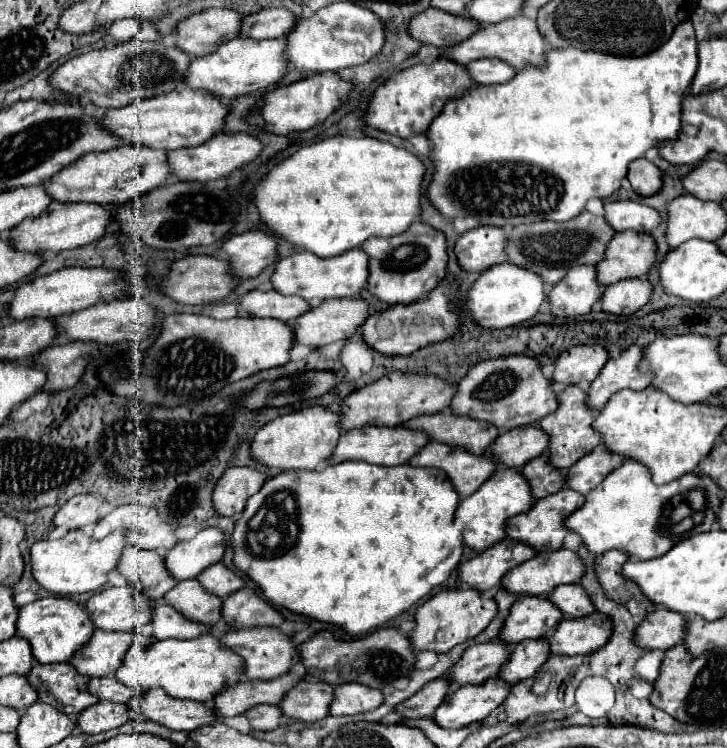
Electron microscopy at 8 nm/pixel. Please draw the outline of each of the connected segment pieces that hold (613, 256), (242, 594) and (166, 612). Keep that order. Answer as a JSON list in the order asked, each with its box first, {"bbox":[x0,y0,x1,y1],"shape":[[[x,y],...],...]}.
[{"bbox":[596,232,656,286],"shape":[[[616,232],[616,236],[608,242],[608,252],[606,252],[604,260],[600,264],[596,264],[598,284],[608,286],[608,284],[616,284],[624,278],[646,276],[646,272],[650,270],[654,260],[656,260],[656,244],[650,234],[646,234],[646,232],[644,234],[642,232]]]},{"bbox":[222,588,284,628],"shape":[[[242,588],[224,600],[222,618],[232,628],[254,628],[254,626],[278,628],[284,622],[284,616],[250,588]]]},{"bbox":[152,600,212,640],"shape":[[[160,600],[158,604],[154,606],[154,612],[152,612],[152,616],[154,616],[152,618],[152,636],[156,640],[164,640],[164,638],[192,640],[192,638],[212,632],[212,628],[200,628],[198,624],[184,620],[184,616],[180,616],[180,612],[172,610],[170,604],[164,604],[164,600]]]}]

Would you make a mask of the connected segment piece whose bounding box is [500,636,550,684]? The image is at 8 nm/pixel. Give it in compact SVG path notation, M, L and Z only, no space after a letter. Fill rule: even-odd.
M540 638L540 640L524 640L524 644L516 644L514 652L510 656L510 660L504 664L500 678L516 684L524 678L532 678L544 664L544 660L548 660L550 652L548 652L548 638Z

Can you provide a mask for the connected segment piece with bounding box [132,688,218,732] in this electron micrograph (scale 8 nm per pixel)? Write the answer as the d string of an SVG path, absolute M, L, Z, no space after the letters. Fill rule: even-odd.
M160 688L148 690L132 700L132 708L142 716L148 716L148 720L184 732L192 732L192 728L218 720L212 706L196 704L194 700L172 700L172 696L160 692Z

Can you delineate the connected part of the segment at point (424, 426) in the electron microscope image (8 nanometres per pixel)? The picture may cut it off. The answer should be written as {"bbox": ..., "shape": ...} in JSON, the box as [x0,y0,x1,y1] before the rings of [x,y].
{"bbox":[404,412,500,454],"shape":[[[436,412],[428,416],[416,416],[404,424],[406,428],[424,430],[432,440],[462,446],[472,454],[486,452],[494,440],[498,438],[500,430],[494,424],[474,420],[470,416],[458,416],[452,412]]]}

